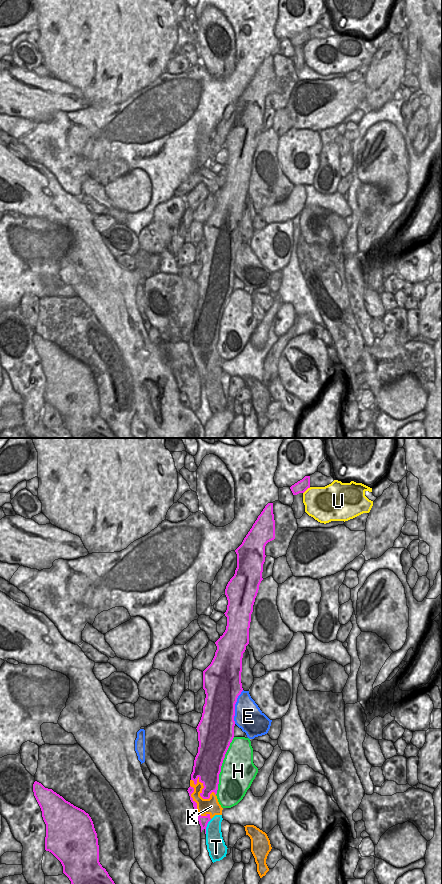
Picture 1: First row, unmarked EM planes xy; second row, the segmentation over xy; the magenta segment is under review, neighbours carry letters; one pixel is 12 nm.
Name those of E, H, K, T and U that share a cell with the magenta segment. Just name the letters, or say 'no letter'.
no letter

